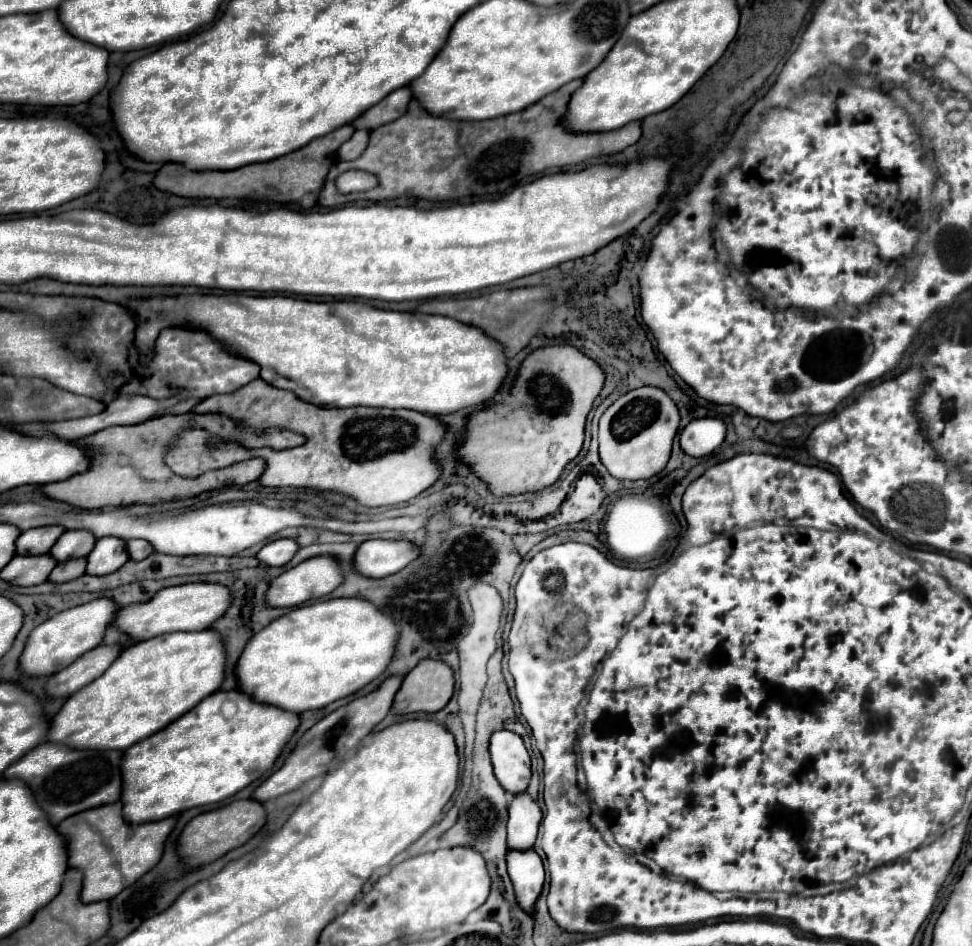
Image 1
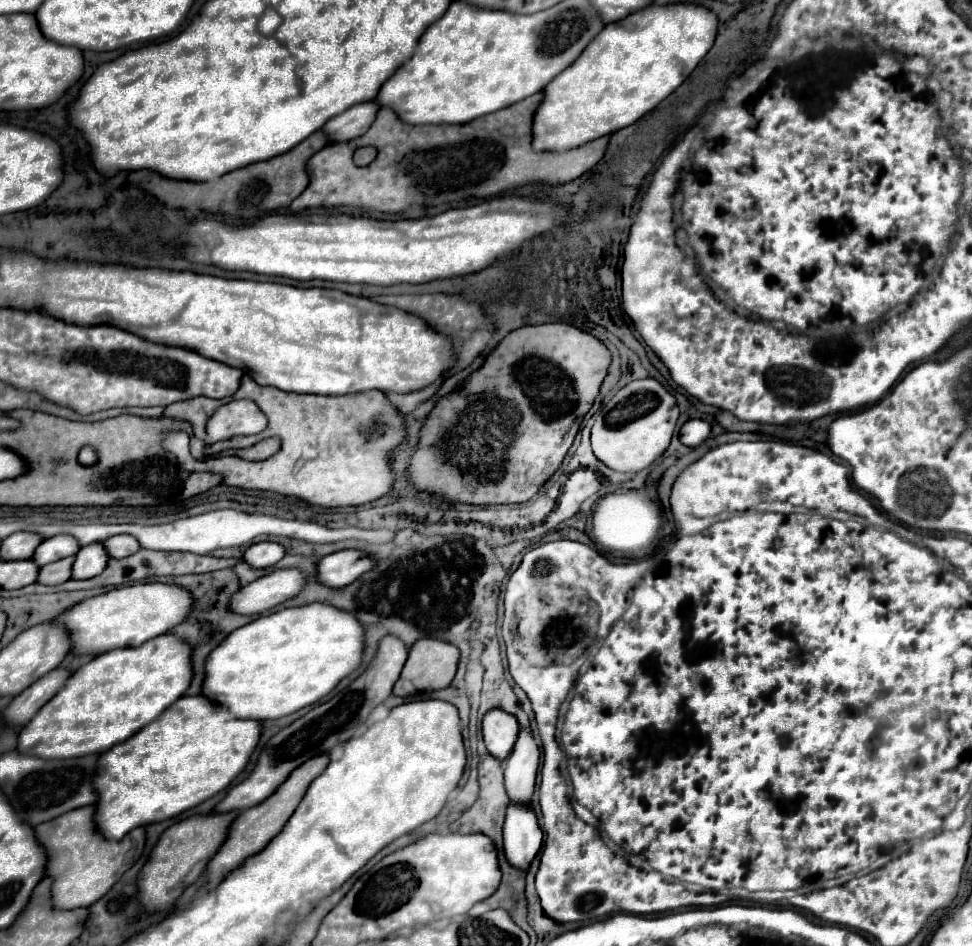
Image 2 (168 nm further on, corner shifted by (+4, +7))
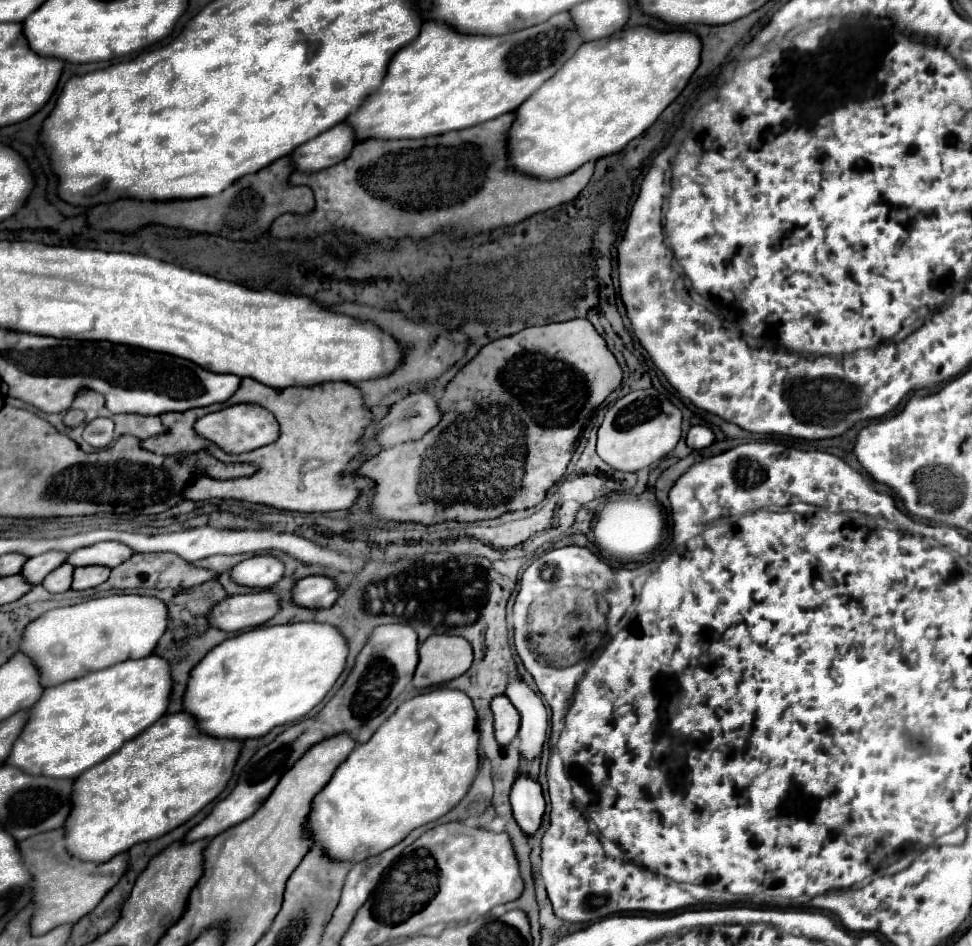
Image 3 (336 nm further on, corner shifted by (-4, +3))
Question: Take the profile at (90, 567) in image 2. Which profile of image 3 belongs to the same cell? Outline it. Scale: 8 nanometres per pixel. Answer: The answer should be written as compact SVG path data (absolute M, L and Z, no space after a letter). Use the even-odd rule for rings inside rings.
M85 566L85 568L75 568L73 572L73 590L87 590L103 584L109 578L109 568L103 566Z

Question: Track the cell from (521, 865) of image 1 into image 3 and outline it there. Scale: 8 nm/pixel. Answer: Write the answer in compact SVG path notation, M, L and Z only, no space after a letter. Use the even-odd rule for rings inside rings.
M519 774L511 788L509 800L517 824L527 832L527 836L533 836L539 830L545 812L541 784L531 774Z

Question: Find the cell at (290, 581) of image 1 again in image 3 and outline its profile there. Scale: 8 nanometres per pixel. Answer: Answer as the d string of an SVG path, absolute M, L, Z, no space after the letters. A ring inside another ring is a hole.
M261 590L243 596L227 596L209 612L209 622L217 630L239 632L245 628L263 626L279 610L279 600L273 592Z

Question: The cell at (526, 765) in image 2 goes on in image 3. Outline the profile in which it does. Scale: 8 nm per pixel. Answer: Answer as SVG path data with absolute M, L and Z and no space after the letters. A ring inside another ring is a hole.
M513 676L507 682L505 694L521 714L521 728L519 728L521 754L527 760L539 758L547 734L547 710L541 698L527 686L527 682L521 676Z

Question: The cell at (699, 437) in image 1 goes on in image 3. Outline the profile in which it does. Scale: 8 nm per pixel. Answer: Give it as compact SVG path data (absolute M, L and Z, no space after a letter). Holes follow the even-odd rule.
M691 426L687 432L687 446L689 448L707 448L713 444L713 432L707 426Z

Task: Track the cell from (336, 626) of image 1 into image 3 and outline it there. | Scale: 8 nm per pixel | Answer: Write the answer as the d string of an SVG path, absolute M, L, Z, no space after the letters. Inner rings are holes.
M283 624L283 626L259 626L255 630L227 638L215 646L203 660L191 670L183 710L197 720L199 732L215 738L247 740L261 738L271 728L295 722L309 714L331 690L347 662L347 642L335 628L327 624Z

